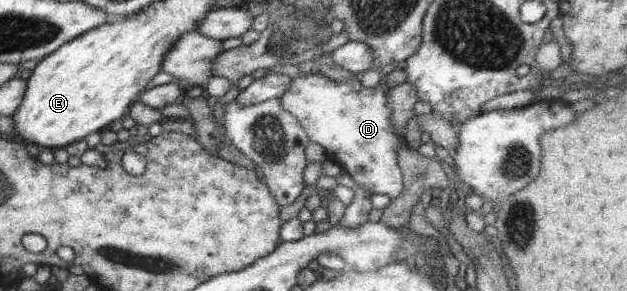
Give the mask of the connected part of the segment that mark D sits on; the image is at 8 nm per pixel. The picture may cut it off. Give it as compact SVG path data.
M321 73L299 74L290 78L285 93L279 98L279 106L297 120L309 142L321 145L325 154L333 155L353 184L393 200L402 190L401 173L396 164L396 147L401 141L396 139L390 126L387 90L391 87L381 85L381 80L368 88L361 86L359 76L335 81Z

